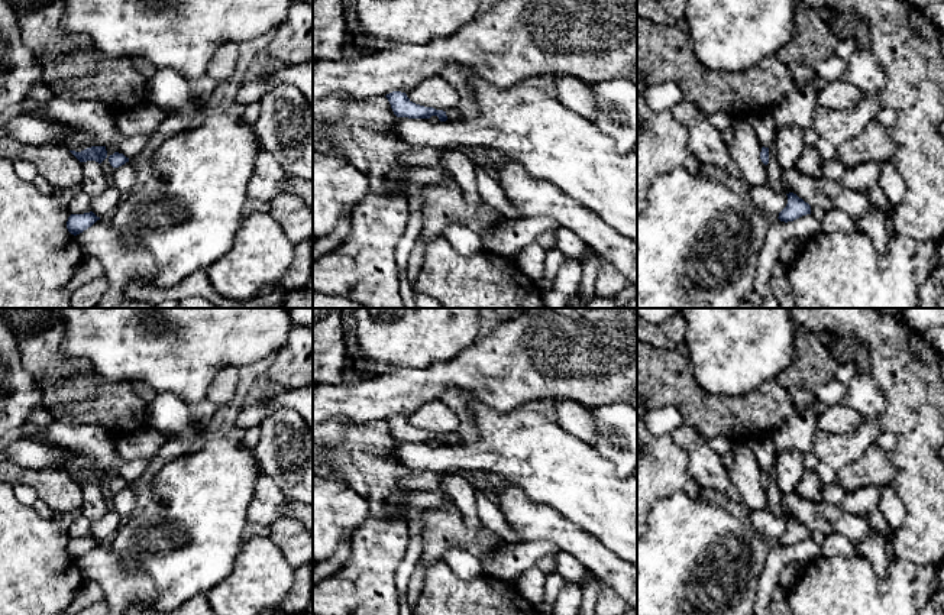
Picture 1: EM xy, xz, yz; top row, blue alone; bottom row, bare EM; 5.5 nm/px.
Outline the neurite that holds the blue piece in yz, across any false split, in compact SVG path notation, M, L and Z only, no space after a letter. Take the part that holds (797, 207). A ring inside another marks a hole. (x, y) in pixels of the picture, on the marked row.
M789 192L786 207L779 213L780 221L793 221L802 216L811 214L811 205L799 198L796 194Z

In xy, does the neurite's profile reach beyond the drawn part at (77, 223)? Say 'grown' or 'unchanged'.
unchanged

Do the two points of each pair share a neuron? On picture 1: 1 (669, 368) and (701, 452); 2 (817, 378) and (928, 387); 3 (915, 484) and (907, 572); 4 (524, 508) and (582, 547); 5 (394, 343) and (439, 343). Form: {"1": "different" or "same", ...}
{"1": "different", "2": "different", "3": "different", "4": "same", "5": "same"}

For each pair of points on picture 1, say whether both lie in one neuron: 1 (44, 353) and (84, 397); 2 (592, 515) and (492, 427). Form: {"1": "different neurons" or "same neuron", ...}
{"1": "same neuron", "2": "same neuron"}

